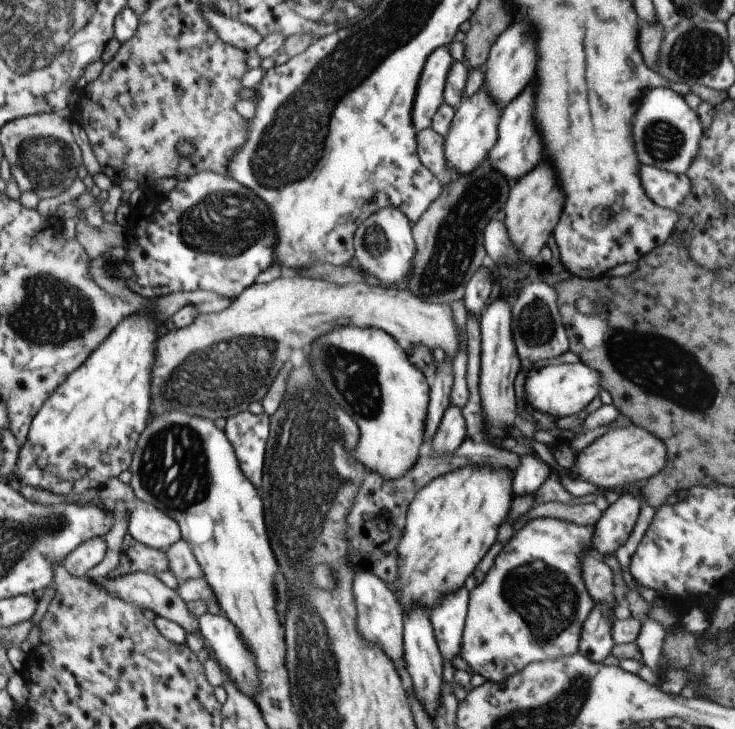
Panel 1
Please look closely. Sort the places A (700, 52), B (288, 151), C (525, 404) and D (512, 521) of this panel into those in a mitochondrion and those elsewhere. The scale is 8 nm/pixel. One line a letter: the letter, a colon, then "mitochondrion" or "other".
A: mitochondrion
B: mitochondrion
C: other
D: other

